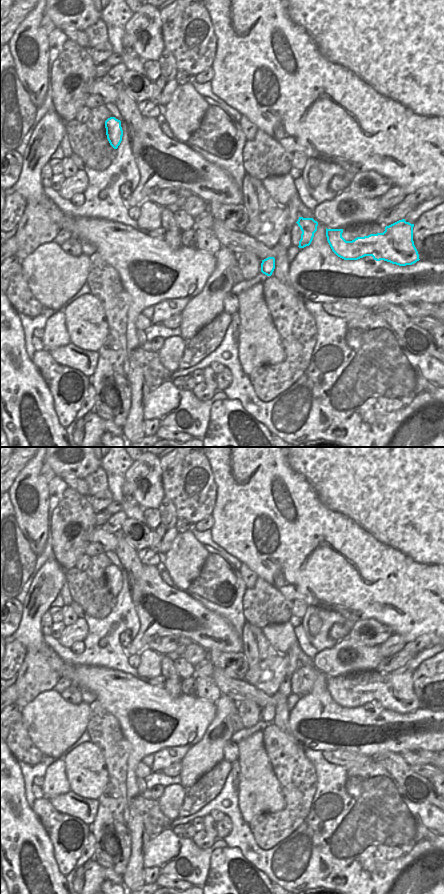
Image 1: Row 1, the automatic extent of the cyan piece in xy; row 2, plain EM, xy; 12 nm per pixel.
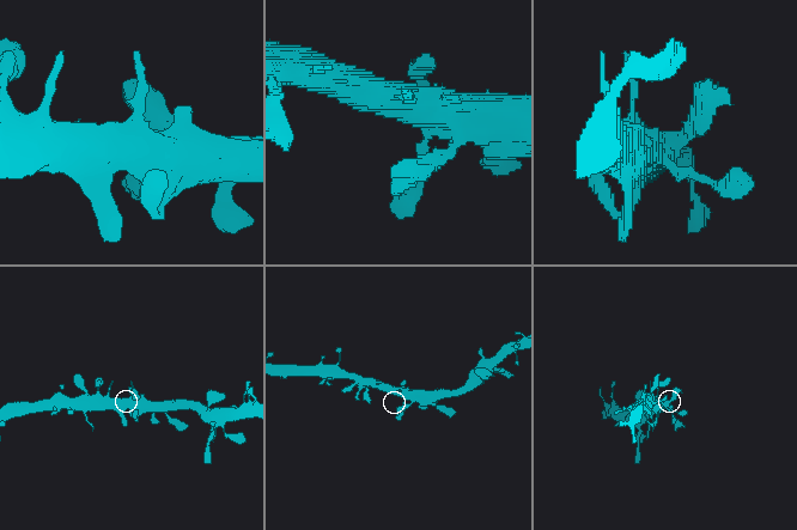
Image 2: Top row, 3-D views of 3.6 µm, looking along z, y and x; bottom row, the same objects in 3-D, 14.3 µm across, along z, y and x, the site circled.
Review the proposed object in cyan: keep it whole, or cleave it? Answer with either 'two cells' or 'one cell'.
one cell

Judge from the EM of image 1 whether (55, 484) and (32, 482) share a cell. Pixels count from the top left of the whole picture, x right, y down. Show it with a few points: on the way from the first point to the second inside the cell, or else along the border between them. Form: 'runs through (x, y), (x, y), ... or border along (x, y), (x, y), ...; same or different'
border along (48, 483), (48, 507); different

